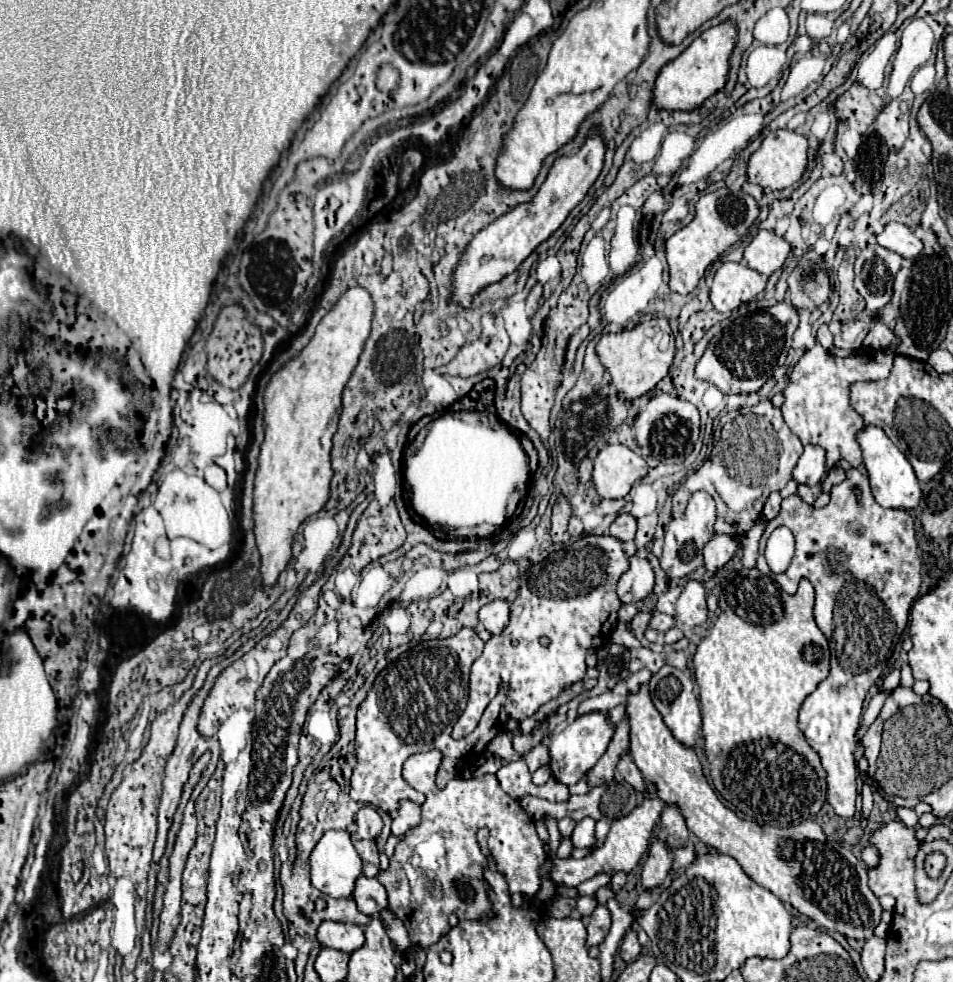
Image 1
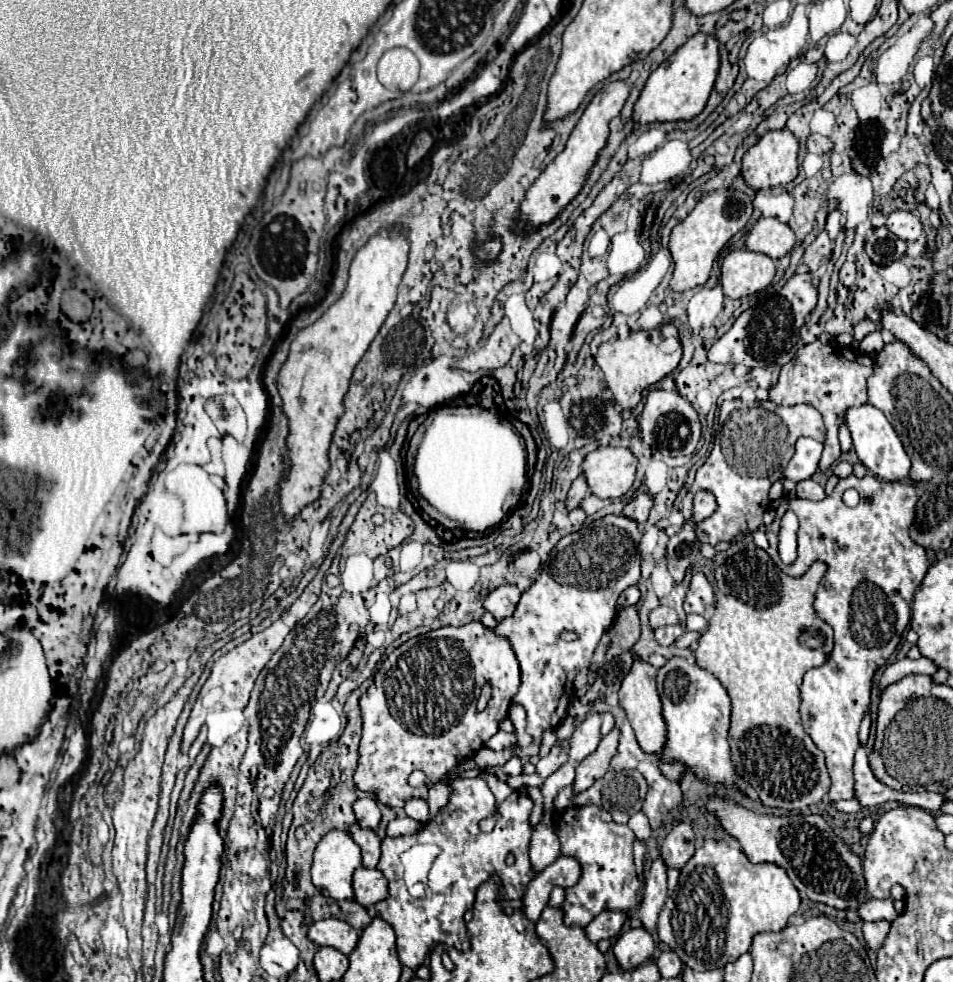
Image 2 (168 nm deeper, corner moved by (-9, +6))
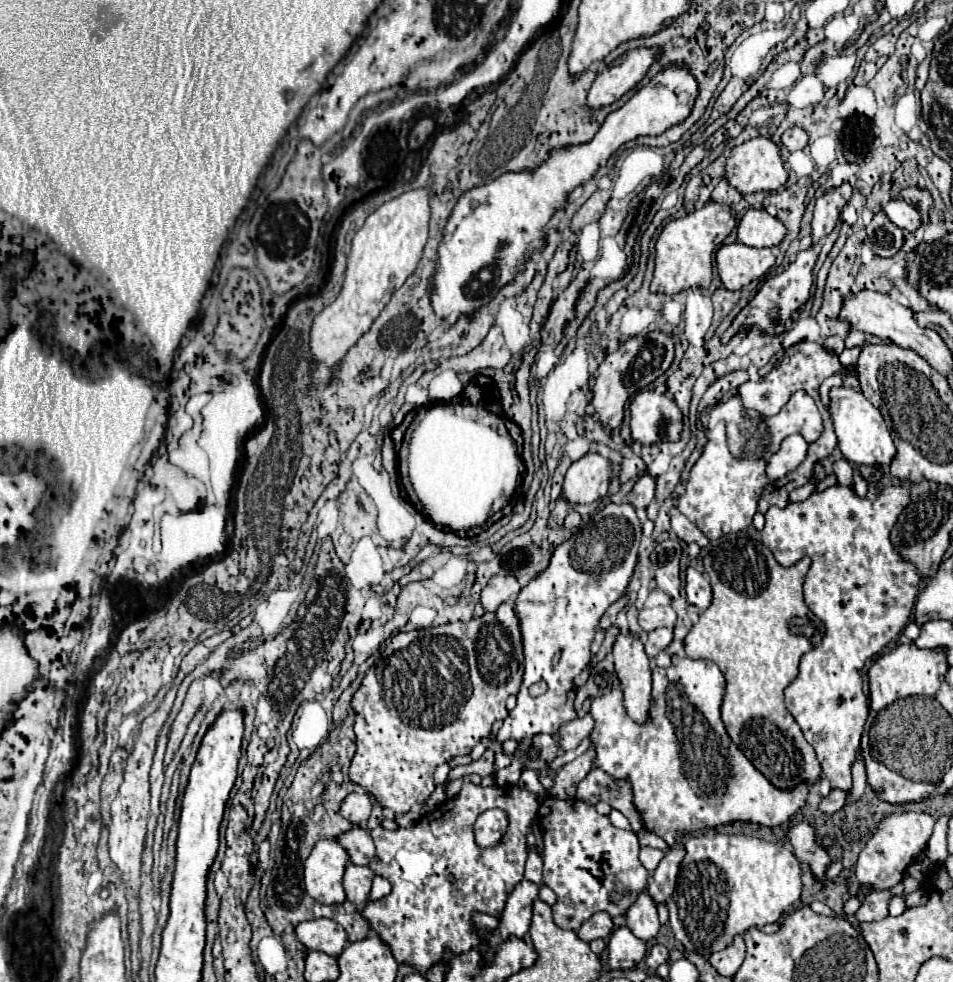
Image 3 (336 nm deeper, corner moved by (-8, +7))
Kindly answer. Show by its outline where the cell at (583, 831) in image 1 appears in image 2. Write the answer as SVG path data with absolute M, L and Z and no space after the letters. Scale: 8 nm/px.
M597 805L569 807L565 813L555 815L555 825L561 839L561 853L575 857L583 869L579 883L565 889L565 923L587 927L605 909L631 909L637 903L637 889L641 885L633 865L633 831L627 825L601 821L601 811Z

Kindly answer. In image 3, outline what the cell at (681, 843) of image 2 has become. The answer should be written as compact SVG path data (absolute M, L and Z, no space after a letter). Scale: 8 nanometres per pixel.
M674 848L670 852L666 852L666 856L660 860L658 868L654 870L652 882L648 884L648 894L654 900L654 904L666 904L674 892L676 886L676 876L678 876L678 868L684 856L684 848Z

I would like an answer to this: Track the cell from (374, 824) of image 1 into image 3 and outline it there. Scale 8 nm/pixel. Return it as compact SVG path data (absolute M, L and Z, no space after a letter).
M352 792L340 804L340 814L352 824L364 824L370 818L370 810L372 810L372 804L370 804L368 794Z

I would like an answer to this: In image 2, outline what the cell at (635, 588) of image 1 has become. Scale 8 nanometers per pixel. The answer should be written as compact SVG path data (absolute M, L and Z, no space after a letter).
M633 585L633 587L627 587L627 589L621 593L619 601L617 601L617 609L625 609L625 607L629 607L629 605L637 605L639 597L641 597L639 587L635 587L635 585Z

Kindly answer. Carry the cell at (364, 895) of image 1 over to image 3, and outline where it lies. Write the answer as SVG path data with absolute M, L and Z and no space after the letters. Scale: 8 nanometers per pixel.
M348 864L346 874L344 874L346 900L350 900L356 906L366 904L368 894L370 894L370 886L372 886L372 878L374 878L374 872L368 866Z

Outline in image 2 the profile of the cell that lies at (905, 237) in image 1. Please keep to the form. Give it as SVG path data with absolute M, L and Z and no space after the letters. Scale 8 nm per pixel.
M909 211L891 213L887 217L887 229L903 241L917 241L923 237L923 227L921 227L919 217Z

